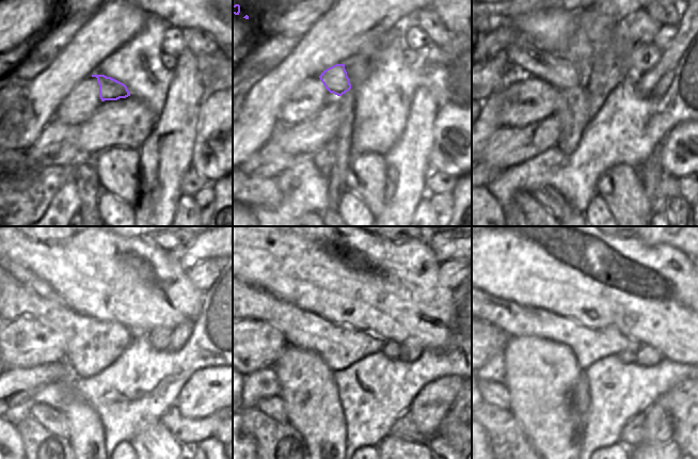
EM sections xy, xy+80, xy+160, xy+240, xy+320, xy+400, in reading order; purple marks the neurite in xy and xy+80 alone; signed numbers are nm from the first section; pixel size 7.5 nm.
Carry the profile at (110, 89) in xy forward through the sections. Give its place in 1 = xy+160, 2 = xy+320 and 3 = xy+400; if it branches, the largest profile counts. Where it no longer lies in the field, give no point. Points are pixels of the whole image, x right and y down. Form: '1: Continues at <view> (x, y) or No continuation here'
1: Continues at xy+160 (523, 52)
2: No continuation here
3: No continuation here.

